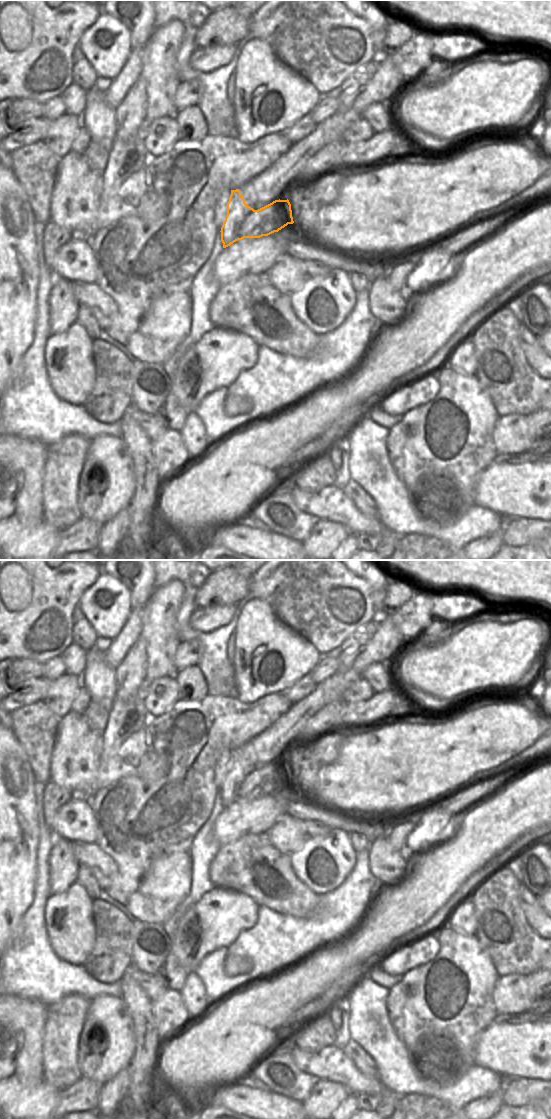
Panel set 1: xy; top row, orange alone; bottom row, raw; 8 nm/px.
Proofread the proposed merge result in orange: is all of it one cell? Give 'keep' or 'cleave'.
keep

